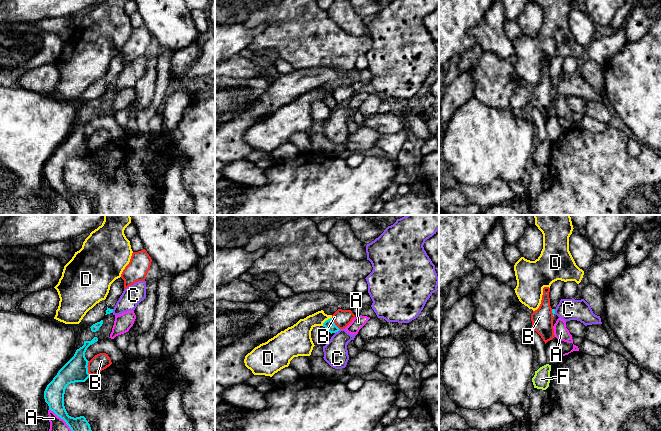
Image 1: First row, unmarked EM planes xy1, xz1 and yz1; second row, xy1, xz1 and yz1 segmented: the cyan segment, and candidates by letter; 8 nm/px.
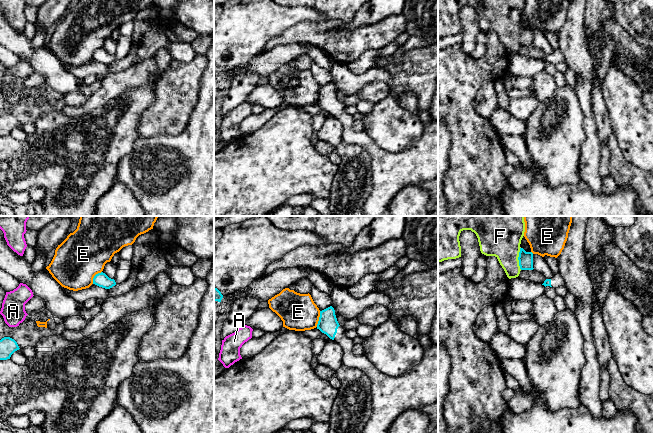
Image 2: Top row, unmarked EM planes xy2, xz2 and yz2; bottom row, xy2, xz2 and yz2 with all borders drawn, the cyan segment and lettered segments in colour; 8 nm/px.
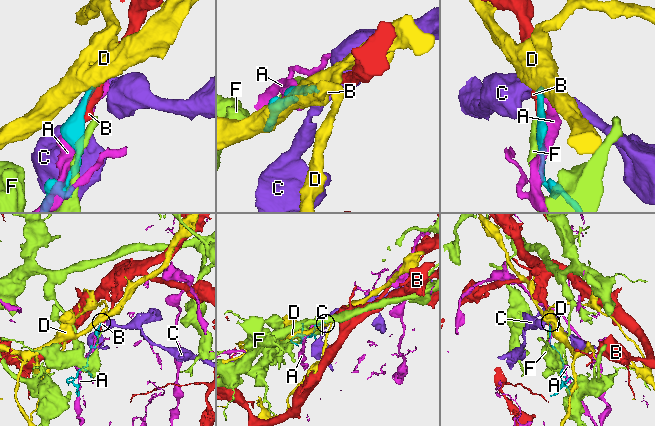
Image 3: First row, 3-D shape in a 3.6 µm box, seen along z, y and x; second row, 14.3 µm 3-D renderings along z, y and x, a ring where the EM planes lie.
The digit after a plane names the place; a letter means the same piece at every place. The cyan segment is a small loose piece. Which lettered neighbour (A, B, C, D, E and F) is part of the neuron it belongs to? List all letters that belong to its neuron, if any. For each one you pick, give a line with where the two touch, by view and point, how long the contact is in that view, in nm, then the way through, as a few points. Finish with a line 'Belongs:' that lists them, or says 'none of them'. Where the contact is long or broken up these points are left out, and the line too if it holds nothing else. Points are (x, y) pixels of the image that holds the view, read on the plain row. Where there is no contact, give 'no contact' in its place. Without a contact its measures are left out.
Belongs: none of them

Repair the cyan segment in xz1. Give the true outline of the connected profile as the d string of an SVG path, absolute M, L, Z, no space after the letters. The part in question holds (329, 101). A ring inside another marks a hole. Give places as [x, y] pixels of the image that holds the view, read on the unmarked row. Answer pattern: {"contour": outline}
{"contour": "M332 94L326 96L323 99L323 103L328 106L331 110L332 109L336 109L338 108L340 105L335 101L335 99L333 98Z"}

